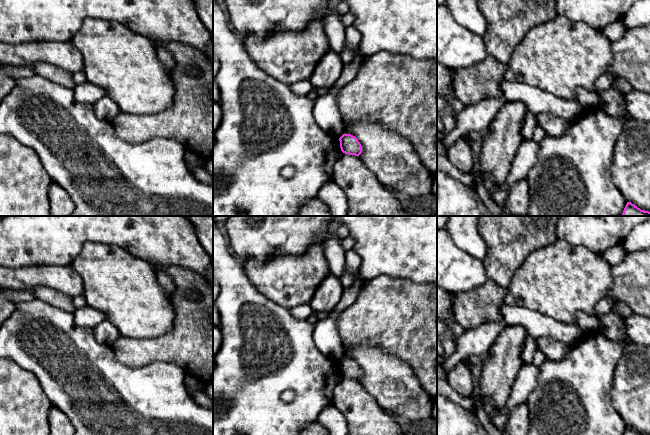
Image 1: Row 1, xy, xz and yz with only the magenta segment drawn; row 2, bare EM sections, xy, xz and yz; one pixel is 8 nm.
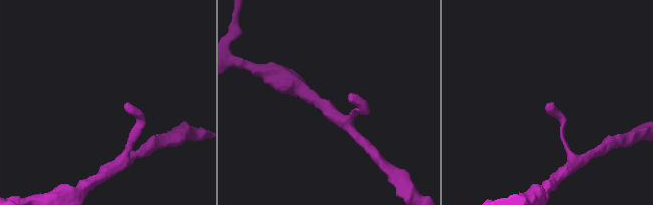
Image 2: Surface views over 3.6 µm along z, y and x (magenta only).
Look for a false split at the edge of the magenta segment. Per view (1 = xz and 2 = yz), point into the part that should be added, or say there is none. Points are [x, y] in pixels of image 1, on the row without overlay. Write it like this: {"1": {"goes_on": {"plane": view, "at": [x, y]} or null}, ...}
{"1": {"goes_on": null}, "2": {"goes_on": null}}

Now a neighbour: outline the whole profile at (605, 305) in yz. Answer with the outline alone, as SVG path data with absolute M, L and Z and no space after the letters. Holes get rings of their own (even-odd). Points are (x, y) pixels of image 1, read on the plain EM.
M605 297L602 300L600 300L596 306L595 306L595 310L597 313L598 317L603 316L604 314L607 314L608 312L611 311L613 305L618 302L616 299L614 298L609 298L609 297Z

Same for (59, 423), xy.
M52 406L48 415L50 435L74 435L75 428L70 419L57 407Z

